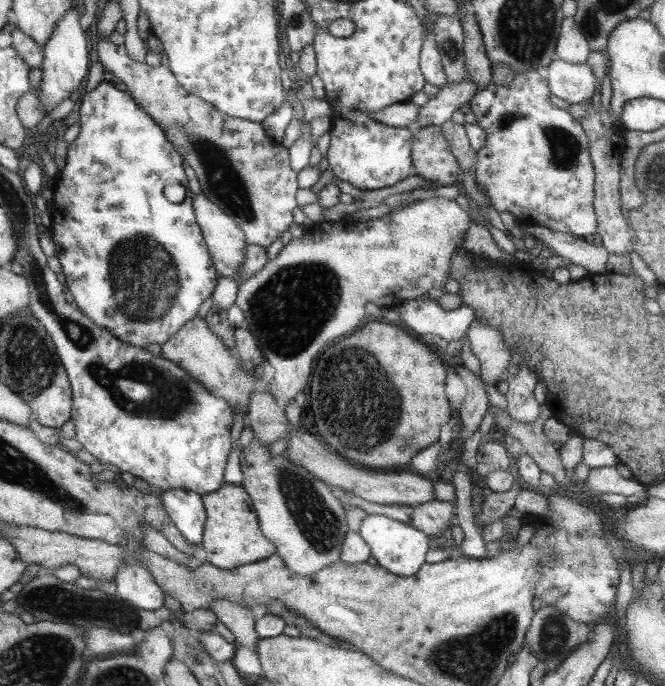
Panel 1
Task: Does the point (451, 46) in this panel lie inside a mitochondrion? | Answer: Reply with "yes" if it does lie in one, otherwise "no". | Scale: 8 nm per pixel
yes

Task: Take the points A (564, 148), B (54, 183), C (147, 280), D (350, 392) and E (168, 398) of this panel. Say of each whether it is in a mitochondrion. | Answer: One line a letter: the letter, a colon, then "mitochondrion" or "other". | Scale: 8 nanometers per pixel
A: mitochondrion
B: other
C: mitochondrion
D: mitochondrion
E: mitochondrion

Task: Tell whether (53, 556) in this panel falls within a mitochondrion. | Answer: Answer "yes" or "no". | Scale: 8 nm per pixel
no

